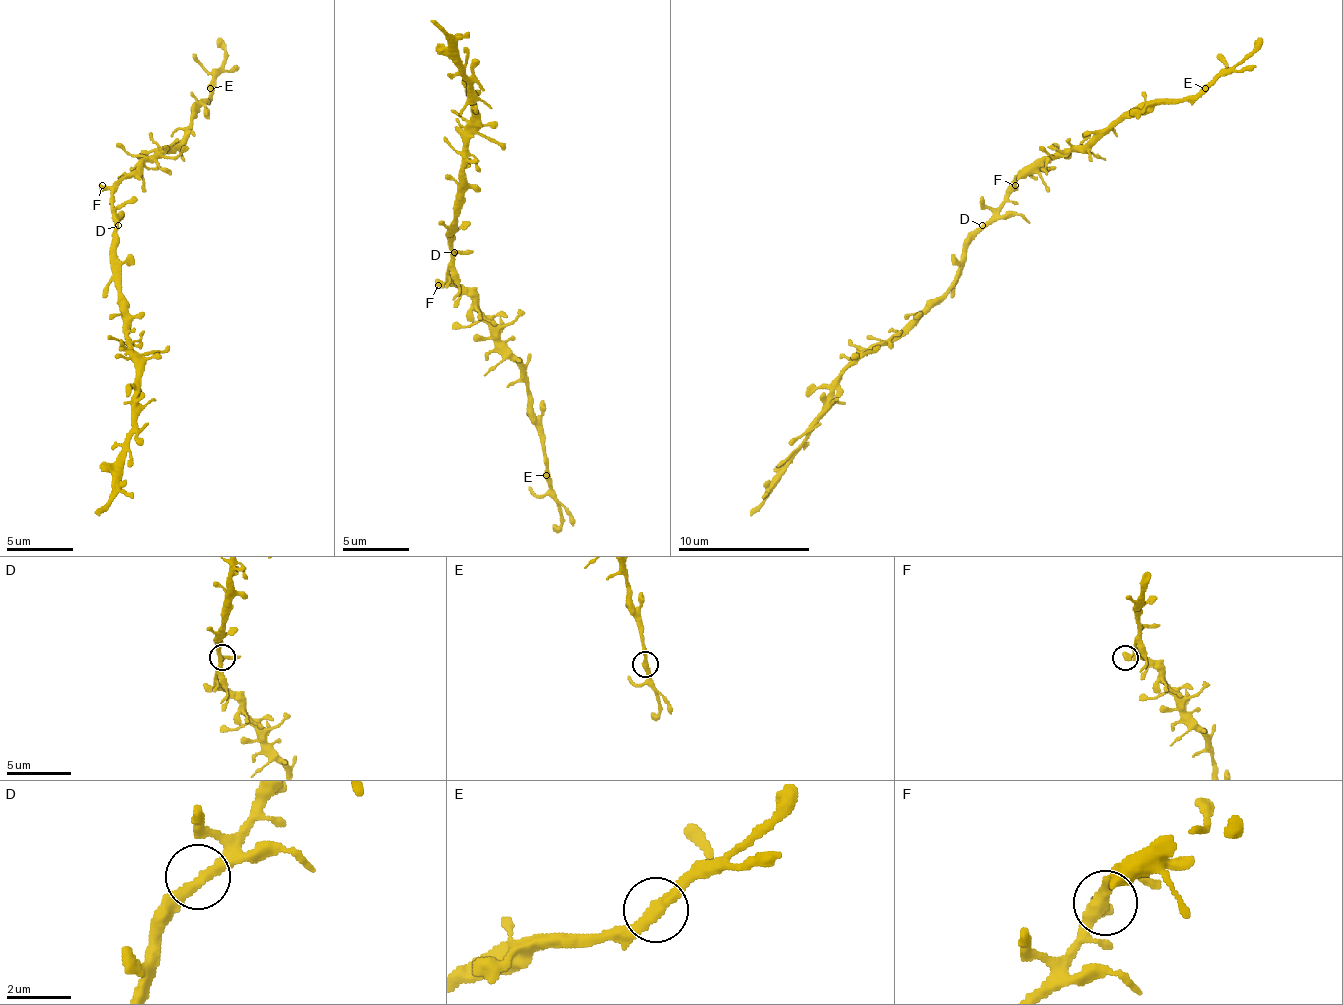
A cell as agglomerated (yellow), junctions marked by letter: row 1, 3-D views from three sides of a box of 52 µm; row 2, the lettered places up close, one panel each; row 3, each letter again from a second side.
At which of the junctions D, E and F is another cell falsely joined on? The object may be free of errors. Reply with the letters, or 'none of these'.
none of these

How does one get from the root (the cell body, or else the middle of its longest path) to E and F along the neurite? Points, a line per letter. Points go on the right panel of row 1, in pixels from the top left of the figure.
E: (982, 228), (1008, 189), (1048, 159), (1081, 152), (1124, 119), (1161, 103), (1194, 99), (1204, 89)
F: (982, 228), (1015, 185)

